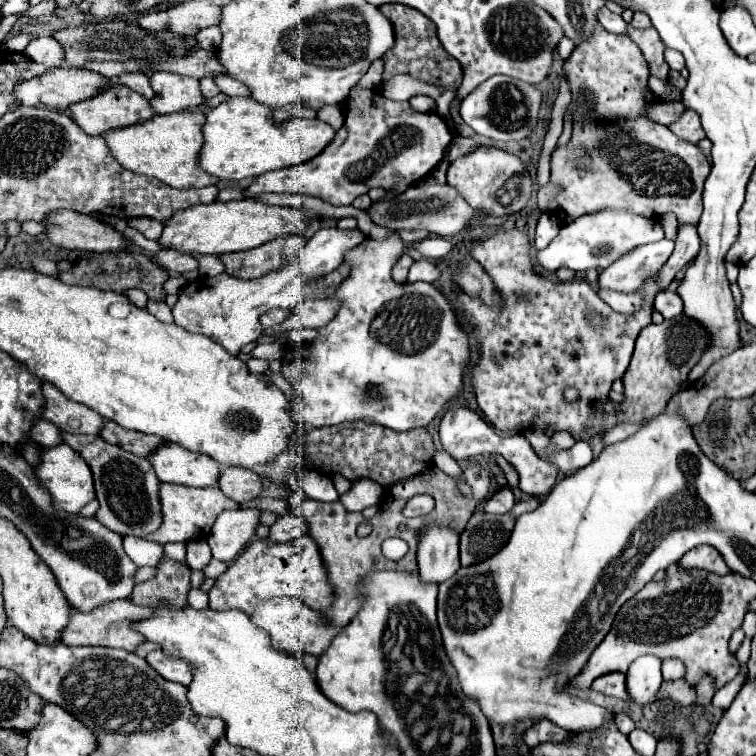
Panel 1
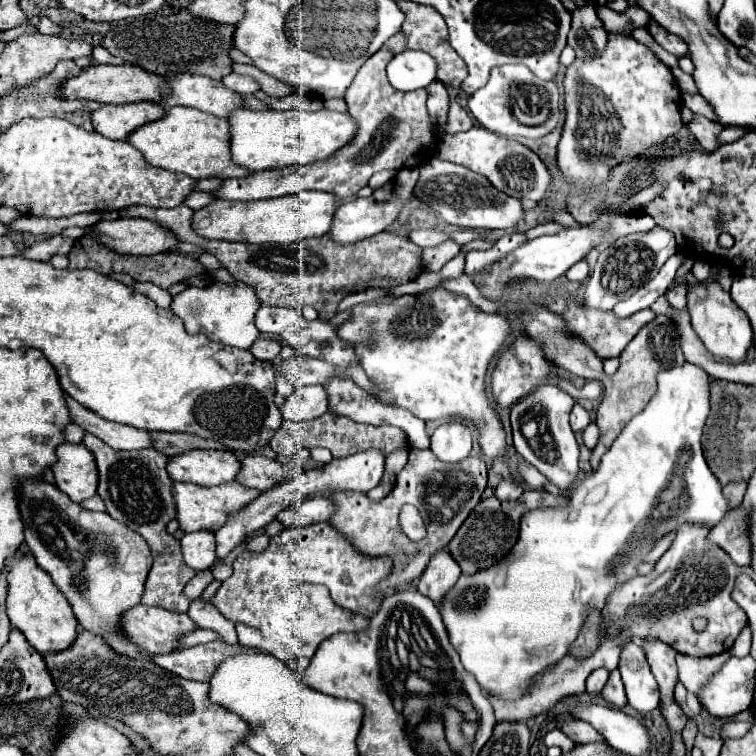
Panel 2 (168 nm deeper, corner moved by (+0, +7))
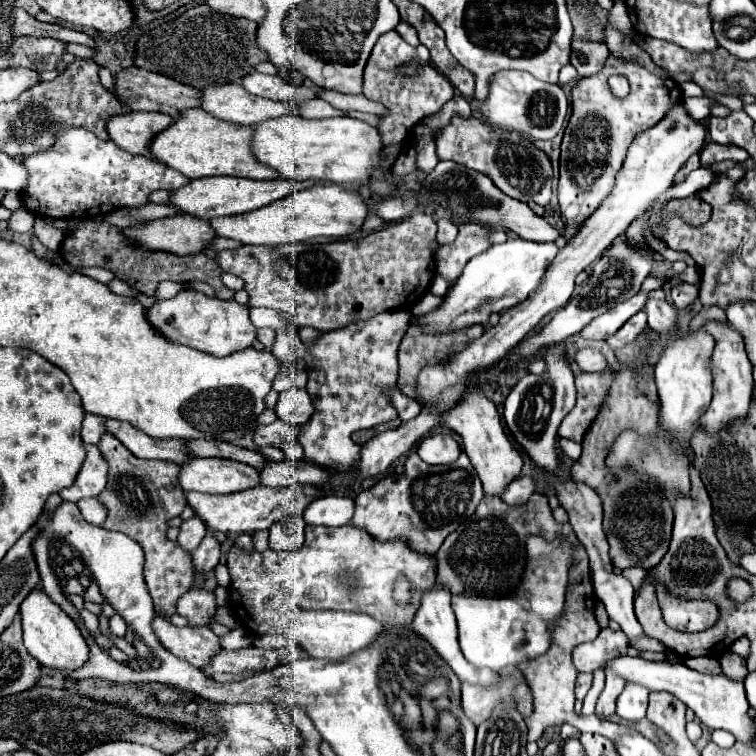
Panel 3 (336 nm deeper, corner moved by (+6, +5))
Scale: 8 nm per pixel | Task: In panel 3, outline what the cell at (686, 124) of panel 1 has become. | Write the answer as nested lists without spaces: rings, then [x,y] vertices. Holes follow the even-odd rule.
[[[708,141],[704,145],[704,149],[700,151],[700,161],[702,165],[712,165],[716,161],[724,161],[724,159],[734,159],[734,161],[746,161],[750,155],[740,149],[738,145],[720,145],[714,141]]]

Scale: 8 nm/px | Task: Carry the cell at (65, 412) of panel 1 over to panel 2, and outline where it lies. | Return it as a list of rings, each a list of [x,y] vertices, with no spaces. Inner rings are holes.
[[[66,397],[66,401],[68,401],[72,421],[78,423],[88,433],[100,437],[102,441],[106,441],[114,449],[132,451],[132,449],[150,449],[152,447],[152,439],[150,439],[148,431],[140,431],[140,429],[130,427],[130,425],[108,421],[108,419],[96,415],[94,411],[88,411],[72,397]]]

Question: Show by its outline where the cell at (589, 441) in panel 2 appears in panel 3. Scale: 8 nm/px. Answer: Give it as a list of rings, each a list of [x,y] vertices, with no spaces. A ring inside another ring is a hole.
[[[560,439],[560,451],[564,455],[568,455],[570,459],[578,459],[580,453],[582,453],[582,445],[572,441],[572,439]]]

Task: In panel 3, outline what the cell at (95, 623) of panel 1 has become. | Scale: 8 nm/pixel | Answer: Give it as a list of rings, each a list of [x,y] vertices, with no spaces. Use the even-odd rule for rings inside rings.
[[[156,615],[152,619],[152,629],[166,651],[194,667],[204,667],[206,659],[220,649],[218,637],[210,627],[176,627],[166,617]]]

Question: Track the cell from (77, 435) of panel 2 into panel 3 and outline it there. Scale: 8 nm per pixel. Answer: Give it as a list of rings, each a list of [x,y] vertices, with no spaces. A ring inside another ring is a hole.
[[[86,415],[82,423],[82,441],[84,443],[98,443],[98,439],[104,433],[104,417],[98,415]]]

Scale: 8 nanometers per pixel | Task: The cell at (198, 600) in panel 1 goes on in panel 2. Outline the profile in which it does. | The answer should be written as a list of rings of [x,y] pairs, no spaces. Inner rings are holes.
[[[196,599],[196,601],[190,603],[188,615],[190,615],[190,619],[192,619],[198,627],[216,631],[218,637],[220,637],[224,643],[230,643],[230,645],[236,645],[236,643],[238,643],[238,637],[236,637],[236,631],[234,631],[234,623],[228,621],[226,617],[222,617],[222,613],[220,613],[214,605],[204,603],[202,599]]]

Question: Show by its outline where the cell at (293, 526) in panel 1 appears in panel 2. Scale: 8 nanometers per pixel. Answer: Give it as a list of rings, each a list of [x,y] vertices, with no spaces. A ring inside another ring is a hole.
[[[316,495],[316,497],[306,499],[300,505],[294,525],[306,527],[306,525],[318,523],[318,521],[328,521],[332,517],[332,513],[336,513],[336,505],[332,505],[332,499],[326,495]]]

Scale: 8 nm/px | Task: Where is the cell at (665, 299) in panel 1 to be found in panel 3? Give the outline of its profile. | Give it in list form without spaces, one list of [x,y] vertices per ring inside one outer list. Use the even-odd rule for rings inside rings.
[[[678,283],[672,287],[672,301],[678,309],[688,307],[696,297],[698,297],[698,285],[690,285],[690,283]]]

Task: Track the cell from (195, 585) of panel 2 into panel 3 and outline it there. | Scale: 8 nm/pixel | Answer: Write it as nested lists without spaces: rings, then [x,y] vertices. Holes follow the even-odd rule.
[[[206,589],[186,591],[176,605],[176,611],[190,619],[190,625],[210,625],[210,615],[216,609],[214,593]]]

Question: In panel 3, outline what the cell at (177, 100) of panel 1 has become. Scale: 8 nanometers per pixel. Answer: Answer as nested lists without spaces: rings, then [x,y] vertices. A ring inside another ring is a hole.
[[[238,83],[204,87],[200,91],[200,109],[212,117],[238,125],[254,125],[264,119],[296,113],[294,107],[280,101],[270,101],[244,91]]]

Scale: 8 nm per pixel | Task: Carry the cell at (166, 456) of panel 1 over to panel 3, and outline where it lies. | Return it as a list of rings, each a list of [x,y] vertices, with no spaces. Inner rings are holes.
[[[194,457],[180,467],[180,487],[200,493],[236,493],[258,485],[258,471],[230,459]]]

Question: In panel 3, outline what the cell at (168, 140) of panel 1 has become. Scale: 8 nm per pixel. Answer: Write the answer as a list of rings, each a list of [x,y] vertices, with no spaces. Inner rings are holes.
[[[188,109],[188,111],[182,111],[180,117],[170,127],[166,127],[162,131],[162,135],[156,135],[150,141],[148,151],[150,151],[150,155],[154,159],[158,159],[160,163],[180,171],[188,179],[200,179],[200,177],[210,177],[210,175],[232,175],[232,177],[248,177],[248,179],[276,179],[278,173],[274,169],[258,163],[252,157],[252,153],[250,153],[250,137],[252,137],[250,127],[214,119],[212,115],[206,115],[206,111],[202,111],[202,109]]]

